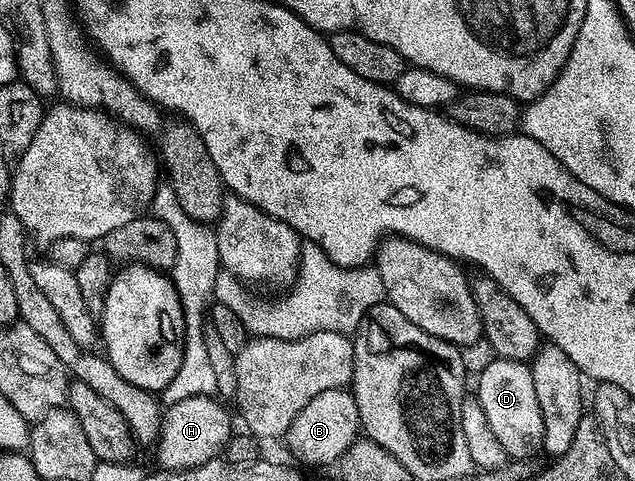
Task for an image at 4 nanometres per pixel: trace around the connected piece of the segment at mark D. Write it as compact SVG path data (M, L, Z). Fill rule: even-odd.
M494 357L481 370L477 378L475 397L495 432L495 440L503 444L510 459L525 460L528 454L538 453L543 440L543 412L539 412L539 399L535 396L532 369L526 363Z

